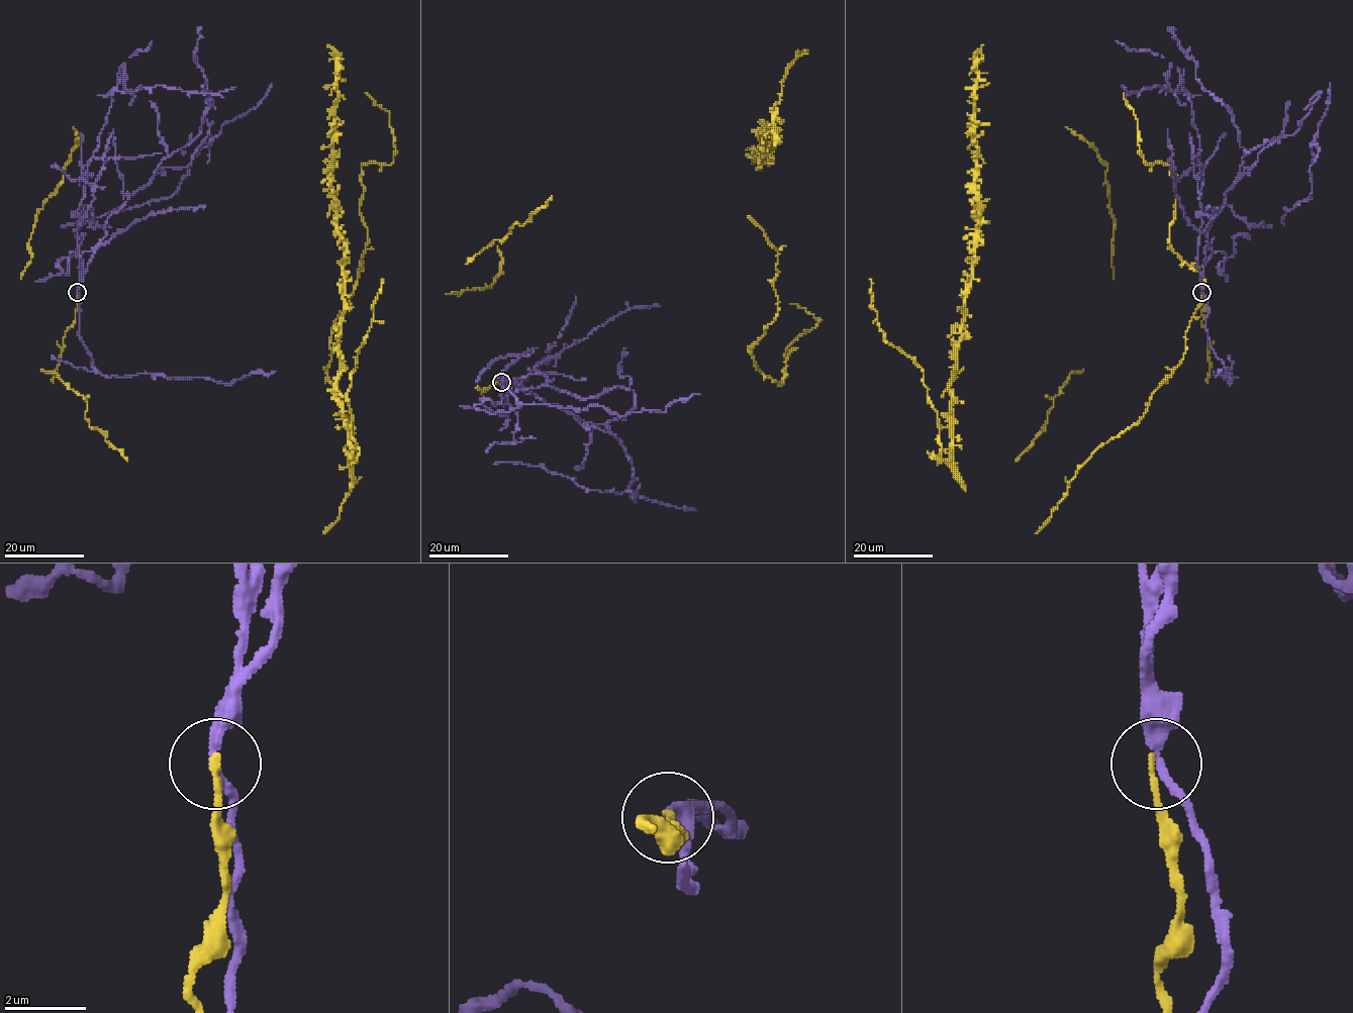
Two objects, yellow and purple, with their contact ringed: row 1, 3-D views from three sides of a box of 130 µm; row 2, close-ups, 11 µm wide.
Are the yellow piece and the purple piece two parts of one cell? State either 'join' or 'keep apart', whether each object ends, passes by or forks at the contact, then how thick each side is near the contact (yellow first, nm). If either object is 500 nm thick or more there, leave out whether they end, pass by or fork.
keep apart; yellow ends there; purple passes by; 160 nm thick on the yellow side, 240 nm on the other

